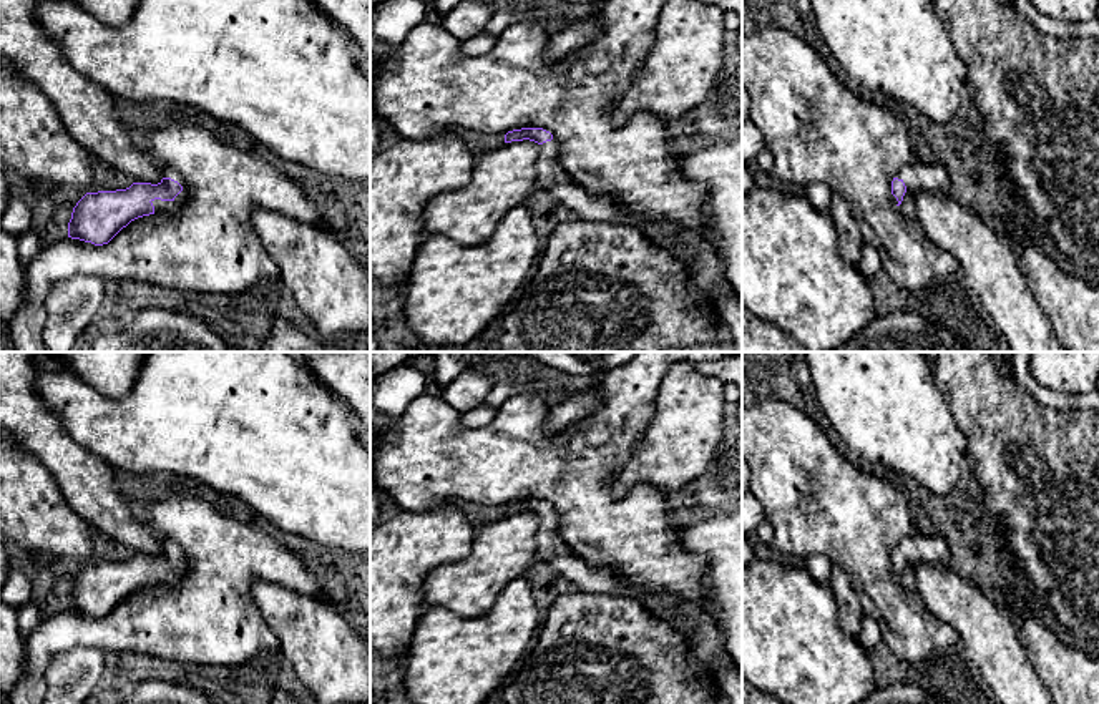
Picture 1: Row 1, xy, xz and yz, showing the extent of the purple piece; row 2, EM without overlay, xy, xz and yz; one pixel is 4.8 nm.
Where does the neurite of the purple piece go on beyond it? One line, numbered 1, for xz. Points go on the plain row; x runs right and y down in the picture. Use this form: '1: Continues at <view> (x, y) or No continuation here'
1: Continues at xz (701, 633)

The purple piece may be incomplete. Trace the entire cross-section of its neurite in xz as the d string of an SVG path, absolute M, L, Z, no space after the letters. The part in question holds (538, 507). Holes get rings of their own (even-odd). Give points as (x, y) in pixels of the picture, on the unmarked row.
M521 500L505 506L505 515L530 511L541 518L536 533L538 558L571 581L578 591L629 596L642 603L654 618L669 623L681 633L694 656L719 679L720 667L730 661L717 624L694 604L664 591L644 591L626 584L611 568L596 568L578 558L558 530L553 506L543 500Z

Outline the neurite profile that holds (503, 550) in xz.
M523 511L476 528L465 560L442 565L425 578L425 608L445 608L466 619L485 614L510 581L530 573L540 525L541 516Z

